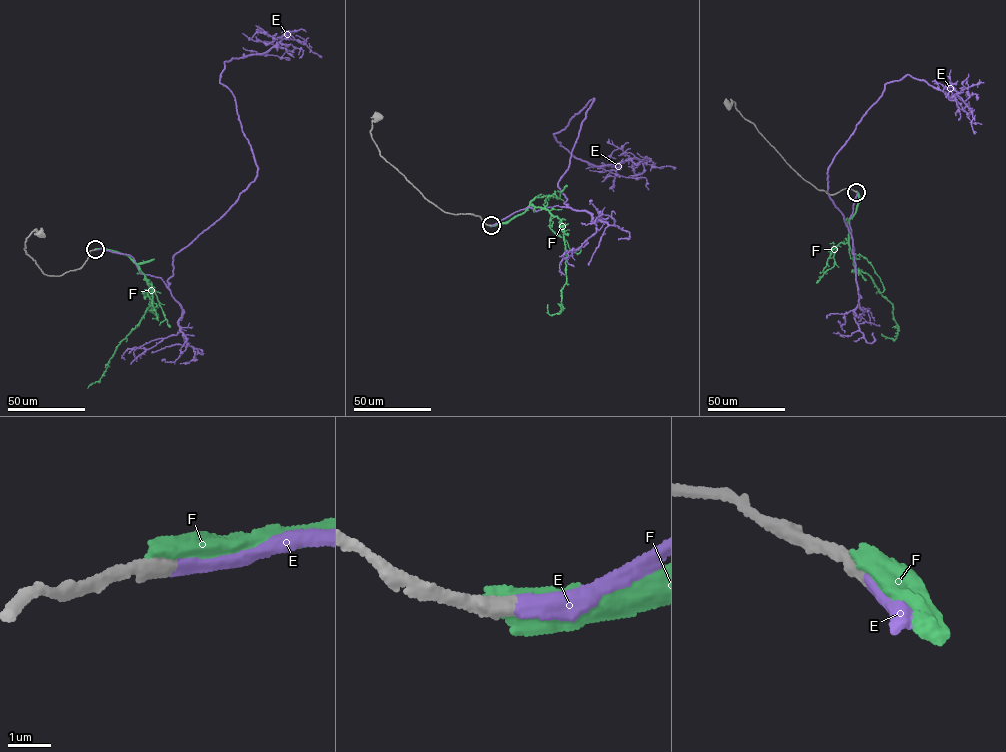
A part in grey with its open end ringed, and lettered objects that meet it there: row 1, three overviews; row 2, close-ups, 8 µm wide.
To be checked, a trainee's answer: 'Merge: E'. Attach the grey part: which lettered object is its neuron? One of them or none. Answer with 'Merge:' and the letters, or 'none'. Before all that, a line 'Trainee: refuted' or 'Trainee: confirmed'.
Trainee: confirmed
Merge: E

